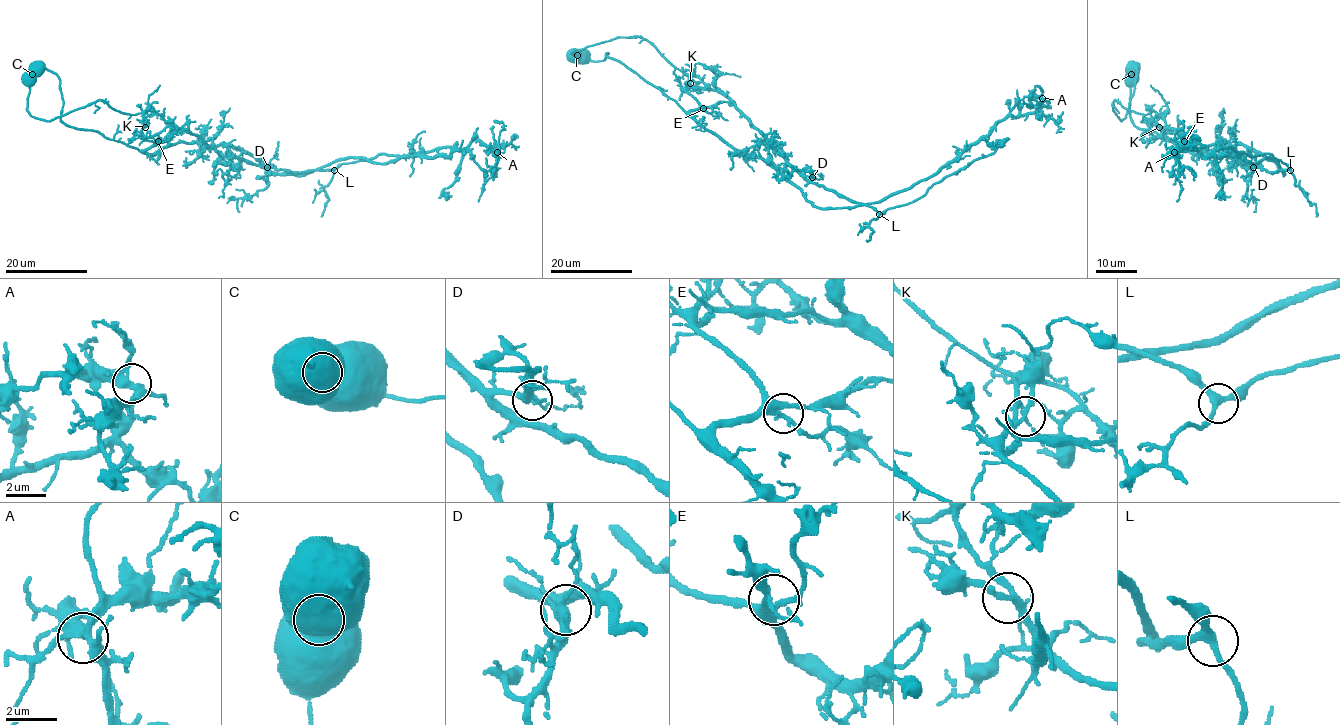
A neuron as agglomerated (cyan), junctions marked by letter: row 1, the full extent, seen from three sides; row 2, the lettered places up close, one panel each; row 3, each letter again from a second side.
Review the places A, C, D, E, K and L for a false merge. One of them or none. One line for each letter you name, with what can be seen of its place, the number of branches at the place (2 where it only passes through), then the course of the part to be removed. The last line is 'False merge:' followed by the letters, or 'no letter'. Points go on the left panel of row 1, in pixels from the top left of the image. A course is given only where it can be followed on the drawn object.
C: place (32, 74); branches 1; course (32, 74), (32, 117), (103, 100), (155, 110), (223, 155), (277, 170), (455, 147), (448, 199)
False merge: C

